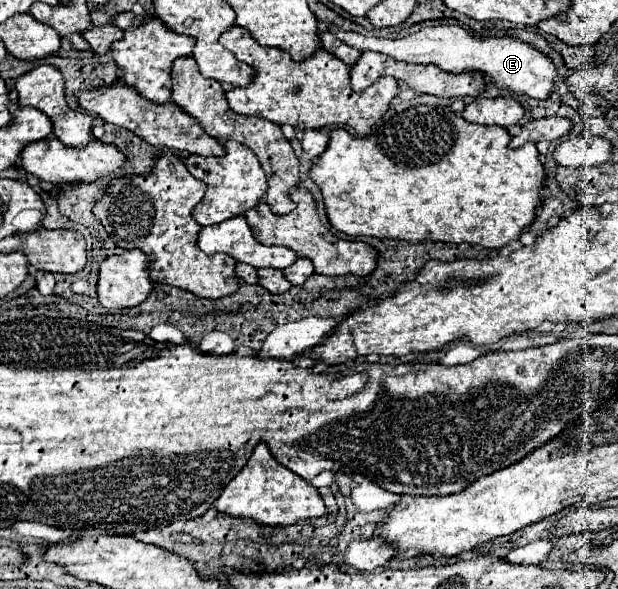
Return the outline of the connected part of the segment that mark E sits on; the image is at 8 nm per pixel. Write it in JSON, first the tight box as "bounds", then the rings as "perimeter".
{"bounds":[329,26,555,100],"perimeter":[[[335,26],[329,28],[341,42],[347,46],[353,46],[357,50],[373,50],[383,52],[395,60],[405,60],[411,64],[437,64],[445,72],[471,72],[479,70],[485,76],[489,76],[499,88],[505,88],[509,92],[527,94],[531,98],[543,100],[553,94],[555,86],[555,66],[553,62],[541,54],[539,50],[531,48],[529,44],[523,44],[515,38],[481,38],[475,34],[469,34],[461,26],[437,26],[437,28],[421,28],[419,32],[405,36],[401,40],[387,40],[387,38],[367,38],[357,32],[343,32]]]}

